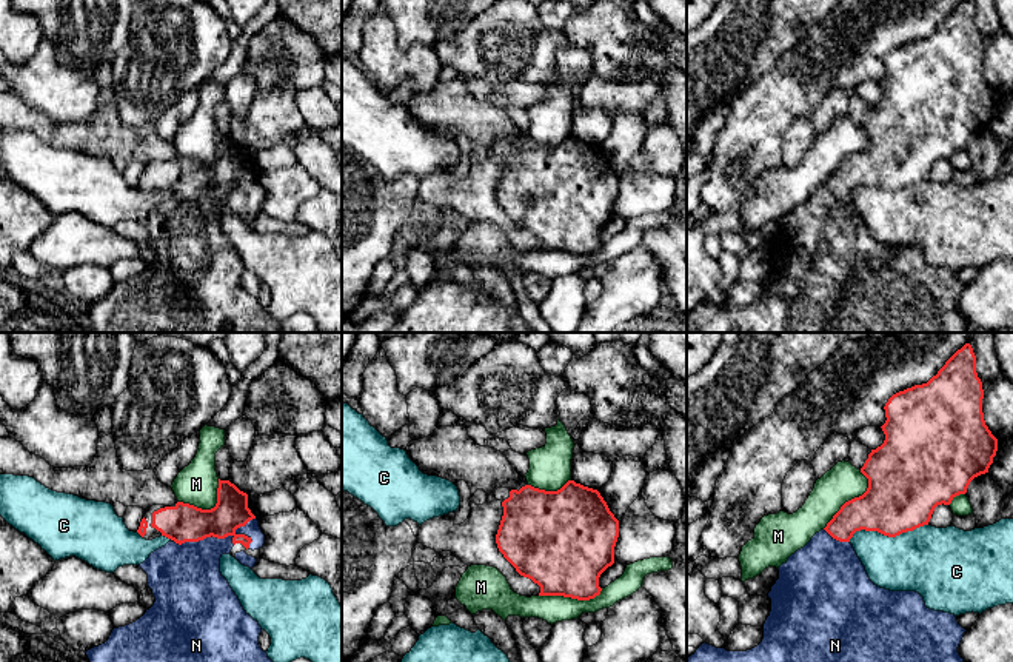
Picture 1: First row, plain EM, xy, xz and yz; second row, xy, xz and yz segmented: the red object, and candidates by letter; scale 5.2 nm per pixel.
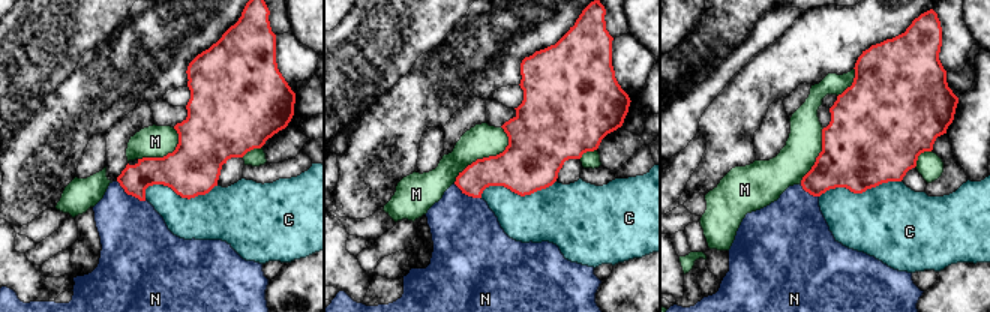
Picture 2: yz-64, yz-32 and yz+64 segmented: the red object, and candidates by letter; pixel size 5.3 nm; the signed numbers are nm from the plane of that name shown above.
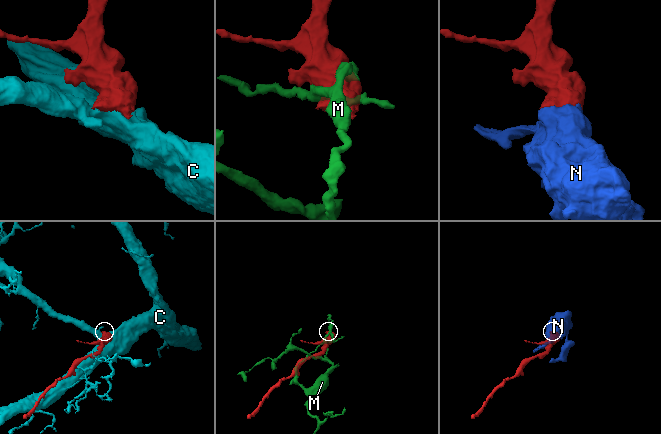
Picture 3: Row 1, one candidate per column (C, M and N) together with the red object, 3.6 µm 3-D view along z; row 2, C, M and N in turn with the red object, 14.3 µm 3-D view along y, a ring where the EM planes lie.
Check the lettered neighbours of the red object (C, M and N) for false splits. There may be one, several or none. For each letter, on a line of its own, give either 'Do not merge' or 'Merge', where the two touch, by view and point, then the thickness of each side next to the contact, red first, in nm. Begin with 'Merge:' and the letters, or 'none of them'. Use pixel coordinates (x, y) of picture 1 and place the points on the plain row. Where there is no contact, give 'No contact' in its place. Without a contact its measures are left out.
Merge: N
C: Do not merge. Touches red at yz (887, 190). Thickness 380 nm (red) against 340 nm
M: Do not merge. Touches red at yz (852, 154). Thickness 360 nm (red) against 190 nm
N: Merge. Touches red at xy (214, 191). Thickness 200 nm (red) against 340 nm

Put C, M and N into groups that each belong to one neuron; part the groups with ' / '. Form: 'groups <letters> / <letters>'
groups C / M / N

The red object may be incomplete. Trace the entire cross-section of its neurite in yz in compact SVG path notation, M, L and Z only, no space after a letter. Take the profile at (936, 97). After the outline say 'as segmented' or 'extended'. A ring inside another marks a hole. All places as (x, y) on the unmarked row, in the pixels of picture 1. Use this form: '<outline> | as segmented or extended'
M964 0L958 5L927 38L914 40L893 49L884 62L887 75L881 83L885 89L885 95L881 102L871 105L861 123L861 128L868 134L867 146L862 151L845 157L824 185L816 188L804 203L791 209L788 216L777 223L779 234L768 248L768 252L771 254L771 266L764 279L762 297L747 306L727 306L725 303L716 303L704 297L687 316L687 333L968 333L970 328L967 320L958 308L958 302L967 285L958 279L956 271L927 263L924 252L916 246L890 246L874 240L850 199L850 194L861 185L878 186L884 191L896 192L902 188L928 180L938 160L950 160L956 151L967 148L967 143L975 132L988 128L998 106L998 94L985 80L982 54L982 37L976 28L976 11L971 0Z | extended

